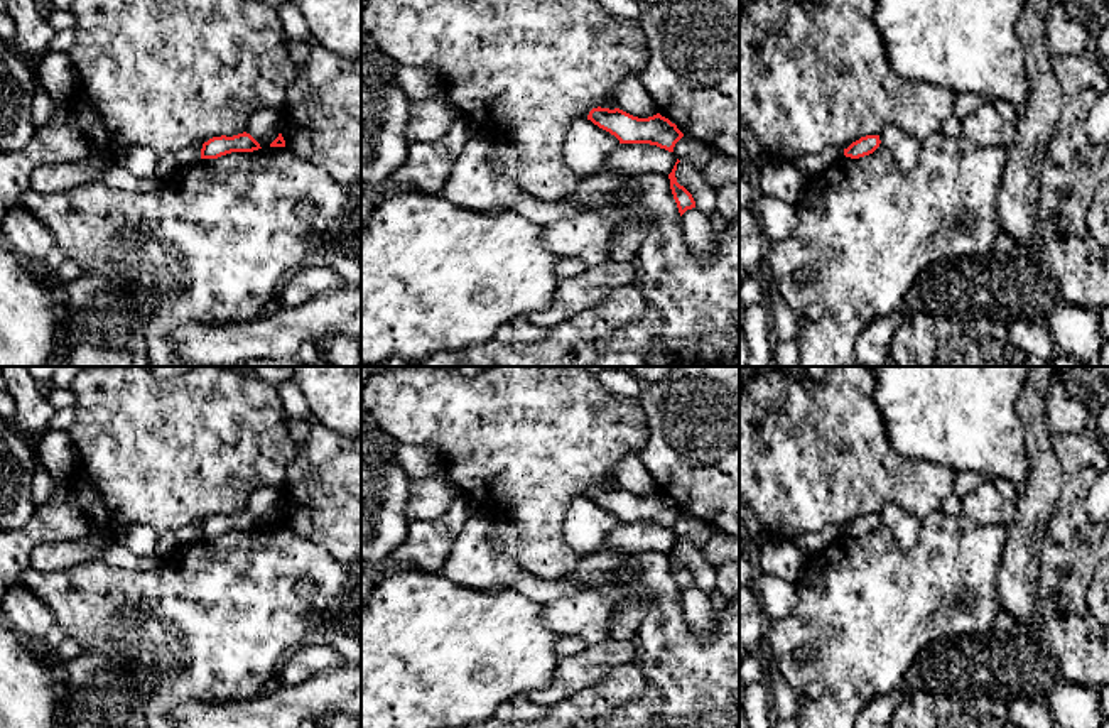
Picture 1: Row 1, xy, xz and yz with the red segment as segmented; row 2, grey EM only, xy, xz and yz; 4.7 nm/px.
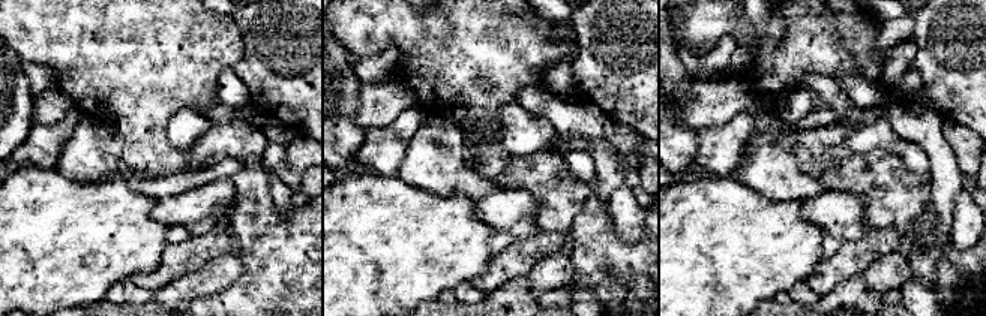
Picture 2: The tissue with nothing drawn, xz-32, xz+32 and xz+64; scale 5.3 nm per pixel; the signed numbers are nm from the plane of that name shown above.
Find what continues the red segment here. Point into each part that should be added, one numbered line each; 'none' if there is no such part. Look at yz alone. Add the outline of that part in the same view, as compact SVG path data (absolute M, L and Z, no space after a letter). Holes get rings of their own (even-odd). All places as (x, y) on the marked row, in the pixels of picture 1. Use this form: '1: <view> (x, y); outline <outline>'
none

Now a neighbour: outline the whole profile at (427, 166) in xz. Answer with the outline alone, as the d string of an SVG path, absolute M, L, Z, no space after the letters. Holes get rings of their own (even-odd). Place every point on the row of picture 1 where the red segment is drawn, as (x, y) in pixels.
M457 120L441 139L410 142L408 155L392 179L407 189L442 194L451 167L473 133L466 120Z

